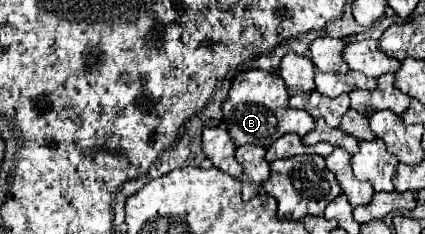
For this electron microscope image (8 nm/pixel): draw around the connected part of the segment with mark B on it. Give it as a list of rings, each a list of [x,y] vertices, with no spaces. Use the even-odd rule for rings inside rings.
[[[246,70],[234,78],[232,90],[222,104],[224,122],[228,122],[228,132],[232,140],[242,144],[260,144],[268,148],[274,144],[282,134],[294,132],[298,136],[308,134],[314,128],[314,118],[306,112],[294,110],[288,104],[290,96],[284,86],[284,80],[278,74],[270,74],[266,70]]]

